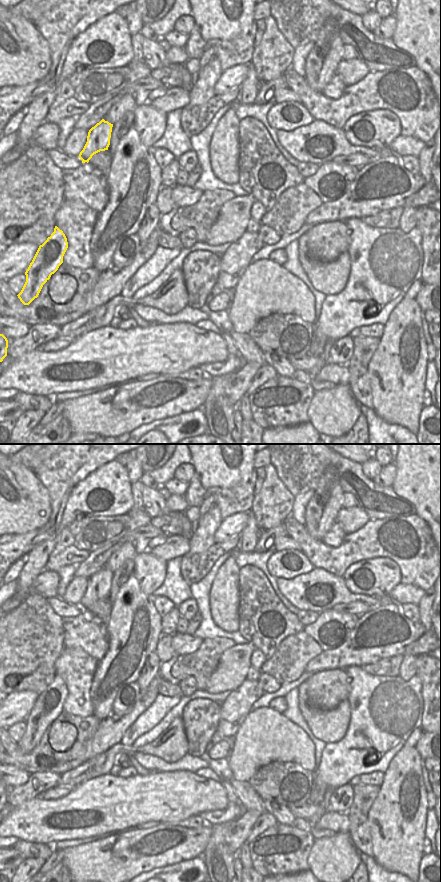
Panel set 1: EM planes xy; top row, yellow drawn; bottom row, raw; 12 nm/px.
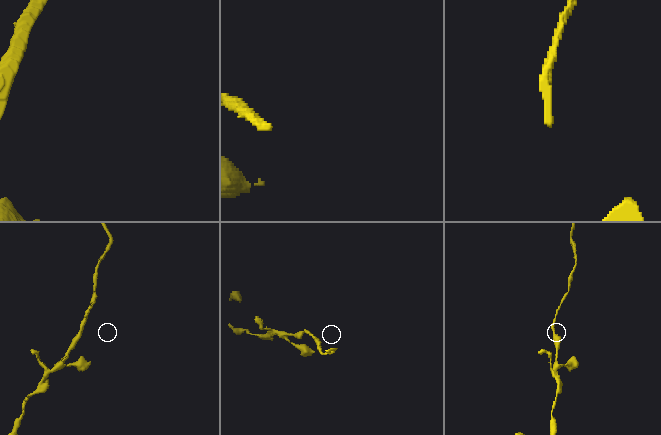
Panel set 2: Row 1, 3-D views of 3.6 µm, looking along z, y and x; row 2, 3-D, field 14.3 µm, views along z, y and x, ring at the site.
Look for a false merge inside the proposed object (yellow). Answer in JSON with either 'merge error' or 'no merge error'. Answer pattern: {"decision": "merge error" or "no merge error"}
{"decision": "merge error"}

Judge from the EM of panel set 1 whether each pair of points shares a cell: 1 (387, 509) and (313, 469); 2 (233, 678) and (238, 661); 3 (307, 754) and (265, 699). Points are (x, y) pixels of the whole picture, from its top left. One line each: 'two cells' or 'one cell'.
1: one cell
2: one cell
3: two cells

